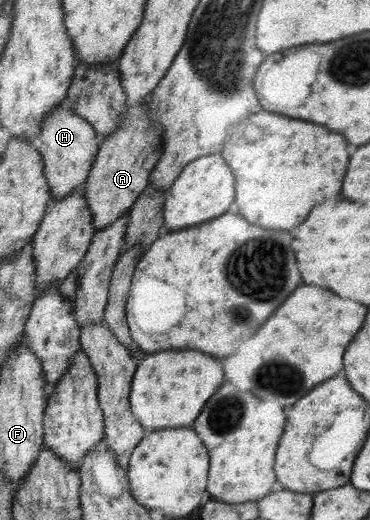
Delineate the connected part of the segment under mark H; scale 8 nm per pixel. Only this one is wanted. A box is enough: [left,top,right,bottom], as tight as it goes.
[34,102,101,199]

